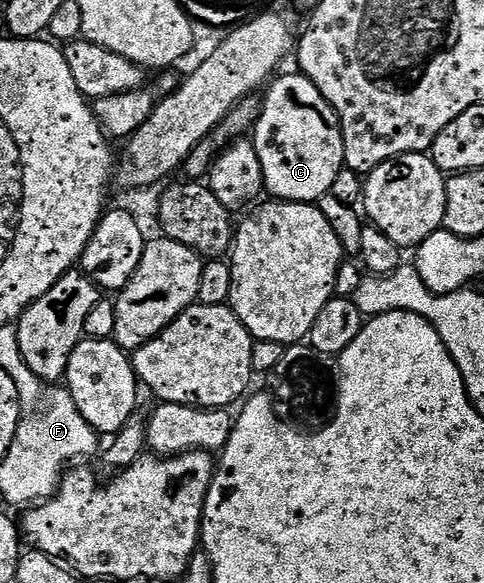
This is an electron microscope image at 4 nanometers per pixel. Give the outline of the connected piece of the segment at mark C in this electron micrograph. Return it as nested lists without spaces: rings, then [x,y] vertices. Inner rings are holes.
[[[280,75],[270,81],[269,87],[266,89],[267,97],[265,95],[262,97],[259,118],[255,121],[253,143],[260,156],[263,187],[268,193],[271,191],[275,195],[272,197],[276,201],[315,204],[322,196],[330,193],[333,178],[337,178],[337,174],[345,167],[343,162],[345,146],[339,119],[333,106],[329,106],[329,102],[325,102],[321,90],[317,90],[317,86],[313,86],[313,82],[309,82],[307,76],[294,75]]]

